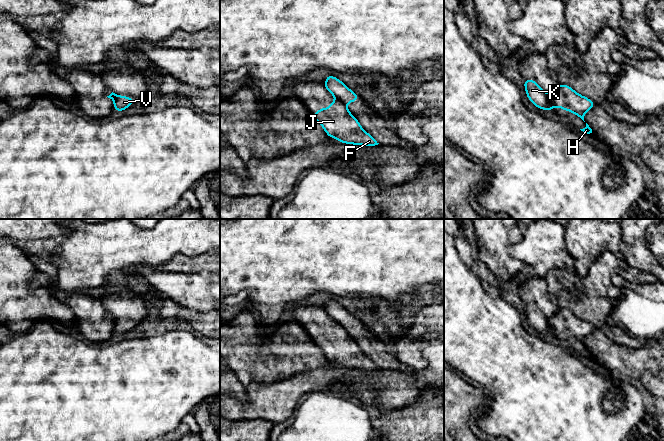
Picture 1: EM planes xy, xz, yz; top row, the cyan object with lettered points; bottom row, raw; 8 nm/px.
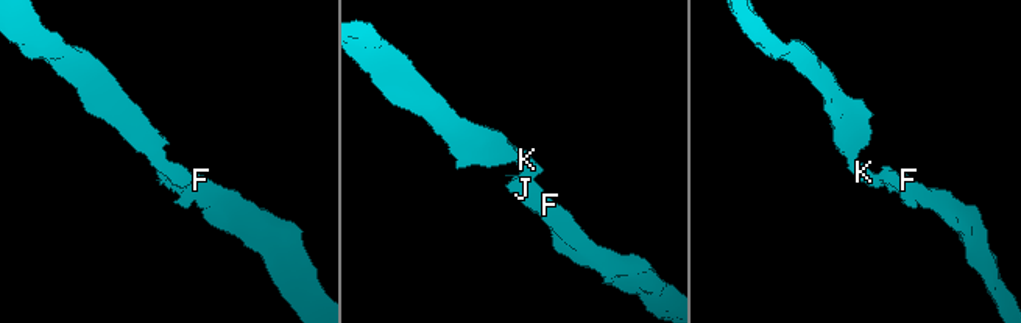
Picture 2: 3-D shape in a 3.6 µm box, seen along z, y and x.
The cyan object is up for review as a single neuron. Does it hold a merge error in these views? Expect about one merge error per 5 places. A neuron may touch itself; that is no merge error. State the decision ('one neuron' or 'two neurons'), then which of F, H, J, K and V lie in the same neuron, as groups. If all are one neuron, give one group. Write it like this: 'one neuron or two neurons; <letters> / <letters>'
two neurons; F H J / K V

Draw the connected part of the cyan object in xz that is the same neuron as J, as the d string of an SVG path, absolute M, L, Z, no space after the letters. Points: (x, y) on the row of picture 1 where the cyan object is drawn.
M339 99L330 102L328 108L313 113L314 119L323 127L328 137L345 144L375 146L379 143L367 133L358 120Z

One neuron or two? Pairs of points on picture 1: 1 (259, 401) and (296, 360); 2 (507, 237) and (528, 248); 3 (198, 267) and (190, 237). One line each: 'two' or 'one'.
1: two
2: two
3: two

